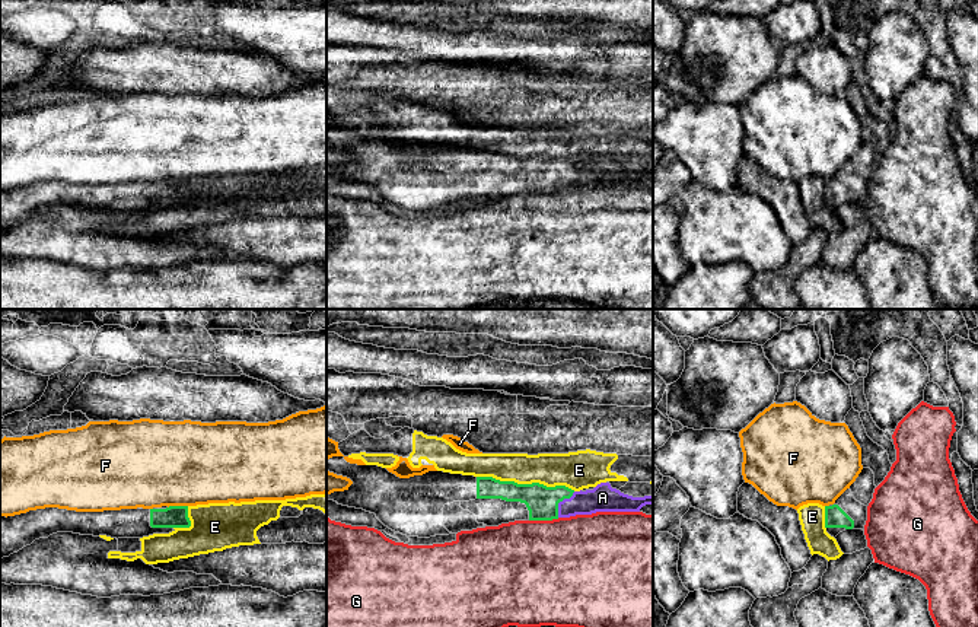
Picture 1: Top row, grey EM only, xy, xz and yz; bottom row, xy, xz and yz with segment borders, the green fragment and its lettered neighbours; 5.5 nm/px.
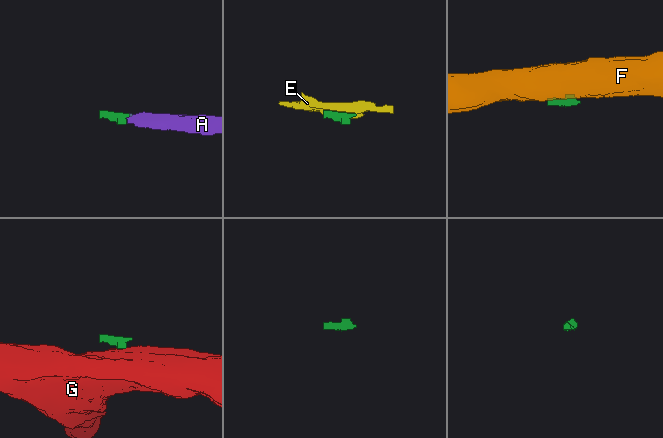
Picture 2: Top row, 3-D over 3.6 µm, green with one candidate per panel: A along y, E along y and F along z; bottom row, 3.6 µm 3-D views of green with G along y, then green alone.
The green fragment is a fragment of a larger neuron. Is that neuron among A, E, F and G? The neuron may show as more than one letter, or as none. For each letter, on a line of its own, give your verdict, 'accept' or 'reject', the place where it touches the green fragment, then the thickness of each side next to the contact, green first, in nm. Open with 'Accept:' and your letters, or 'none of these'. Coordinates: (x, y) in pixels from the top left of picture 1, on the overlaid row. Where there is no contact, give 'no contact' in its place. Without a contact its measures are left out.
Accept: A
A: accept | xz (560, 500) | 180/150 nm
E: reject | xz (526, 484) | 180/180 nm
F: reject | xy (177, 506) | 130/460 nm
G: reject | xz (544, 519) | 180/500 nm

